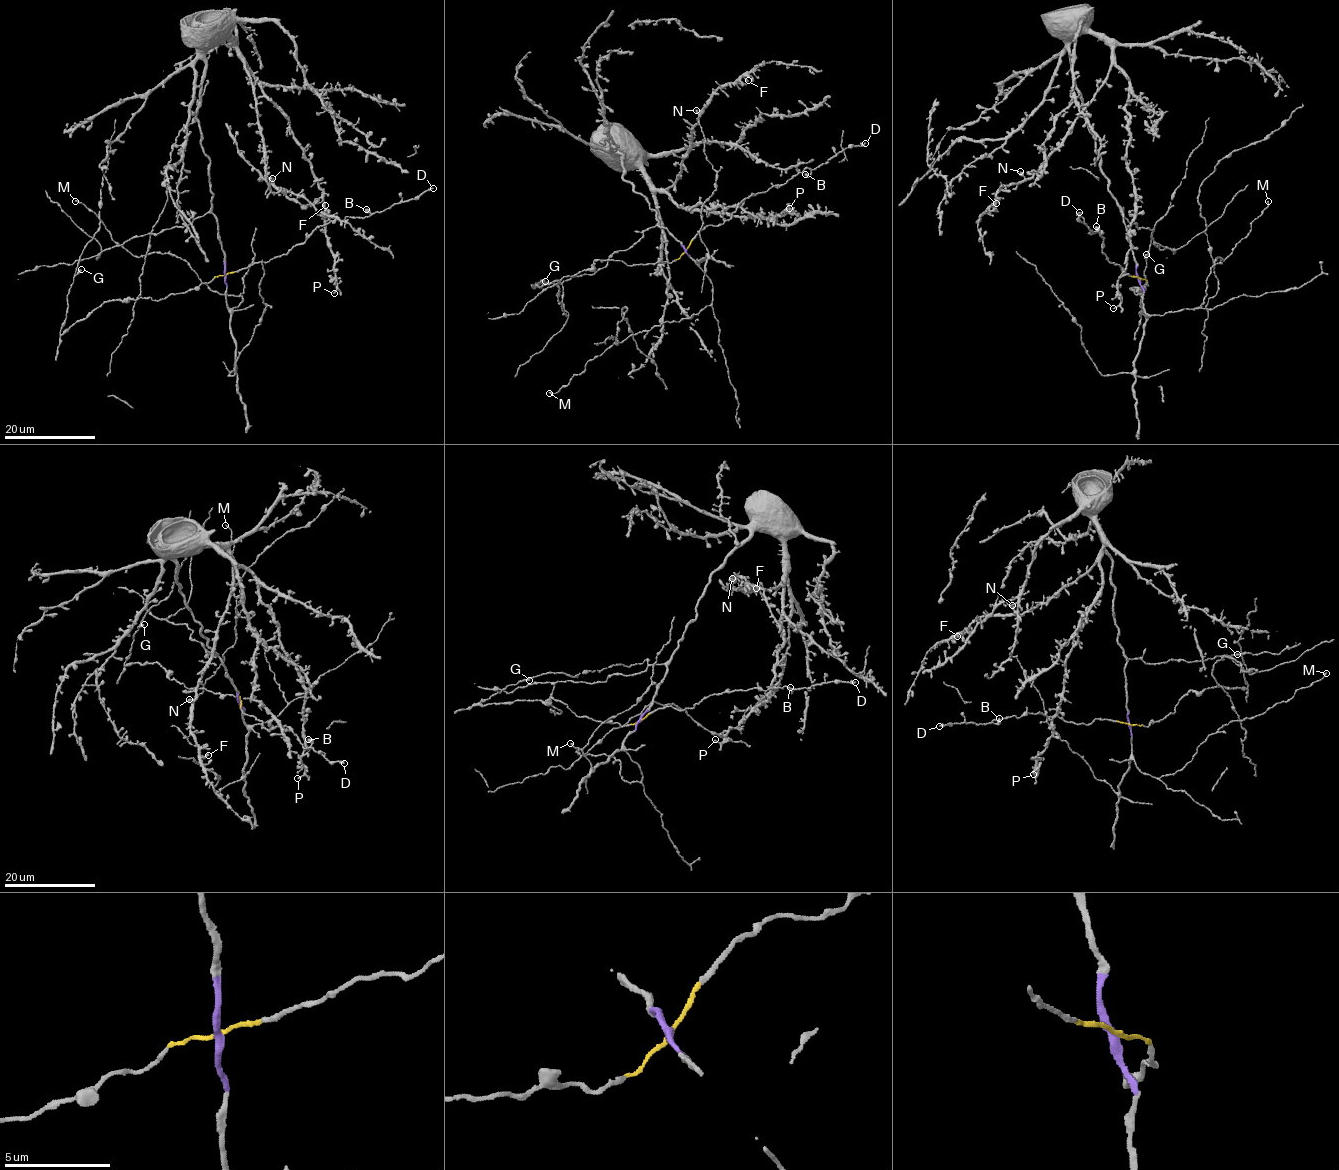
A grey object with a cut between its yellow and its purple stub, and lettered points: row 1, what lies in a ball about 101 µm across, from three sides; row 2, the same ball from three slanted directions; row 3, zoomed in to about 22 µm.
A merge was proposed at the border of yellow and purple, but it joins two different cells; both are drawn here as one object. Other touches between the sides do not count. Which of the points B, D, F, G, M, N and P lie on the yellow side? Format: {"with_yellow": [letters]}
{"with_yellow": ["B", "D", "G"]}

